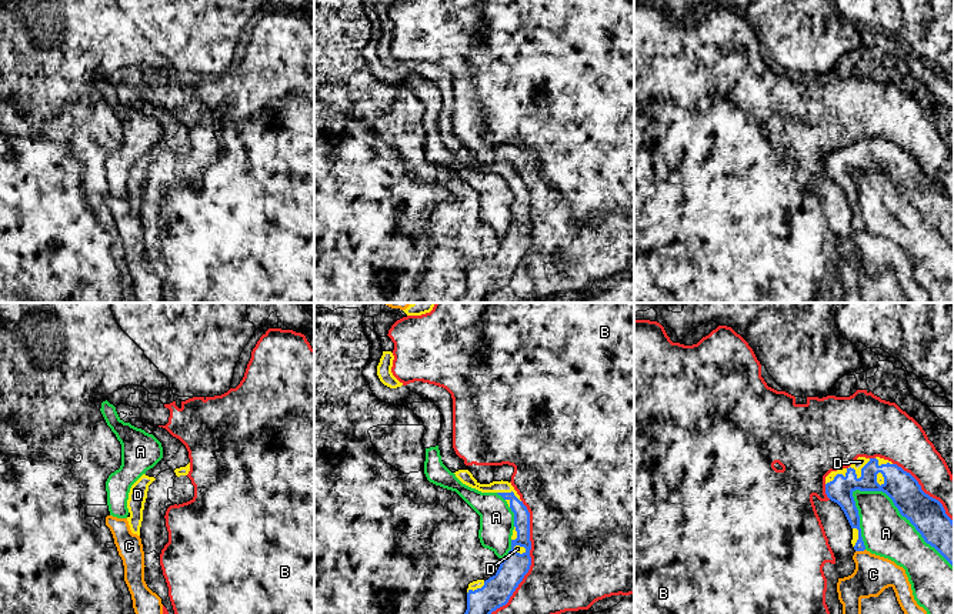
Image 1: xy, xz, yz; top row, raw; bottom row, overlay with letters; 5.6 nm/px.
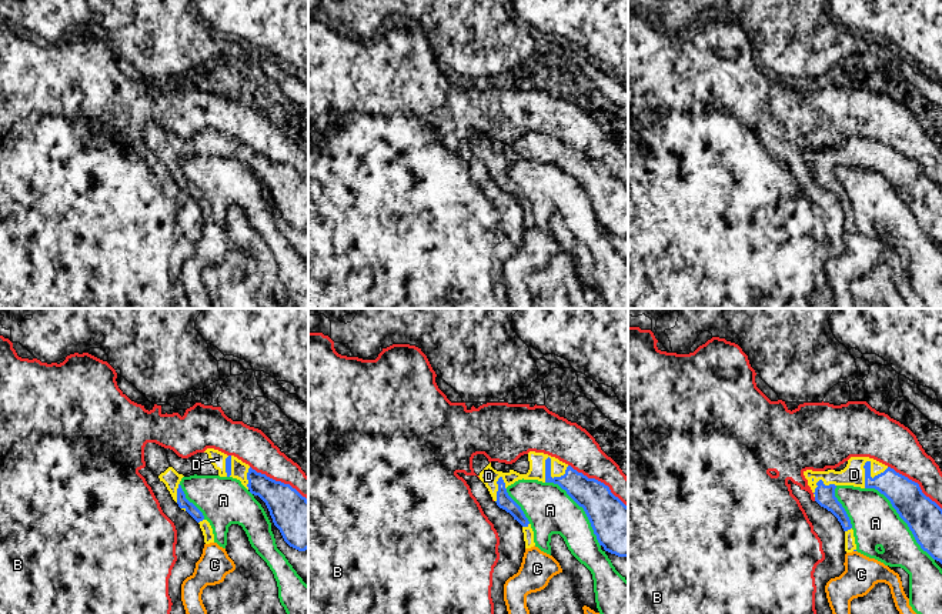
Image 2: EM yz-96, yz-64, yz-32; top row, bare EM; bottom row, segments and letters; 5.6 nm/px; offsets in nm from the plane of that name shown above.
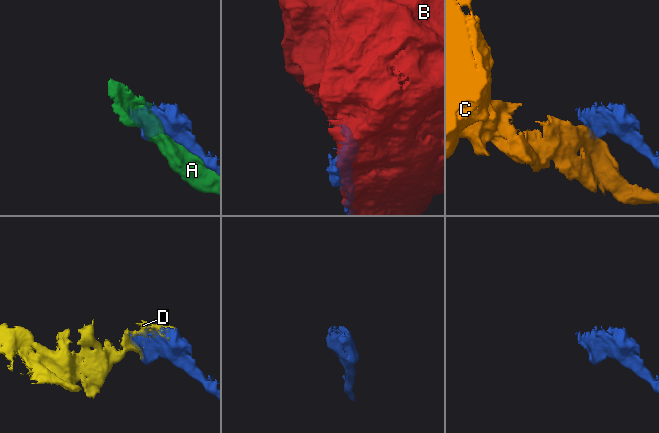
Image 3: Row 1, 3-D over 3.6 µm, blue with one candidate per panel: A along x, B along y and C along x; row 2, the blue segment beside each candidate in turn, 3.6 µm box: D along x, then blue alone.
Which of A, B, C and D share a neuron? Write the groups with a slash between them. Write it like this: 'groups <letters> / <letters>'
groups A / B / C / D

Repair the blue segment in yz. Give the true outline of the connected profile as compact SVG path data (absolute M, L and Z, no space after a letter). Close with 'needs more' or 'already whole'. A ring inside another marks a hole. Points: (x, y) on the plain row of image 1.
M858 137L848 149L831 151L825 157L825 174L844 191L853 208L851 224L855 231L865 230L853 177L855 170L885 173L924 221L954 247L954 201L943 184L925 174L910 153L880 137Z | needs more

